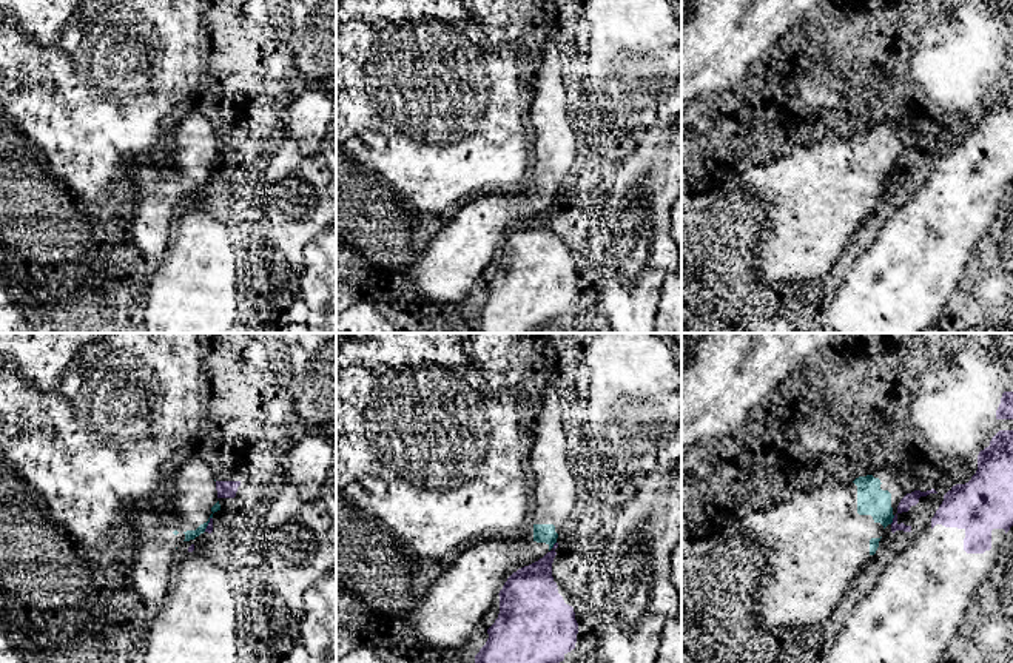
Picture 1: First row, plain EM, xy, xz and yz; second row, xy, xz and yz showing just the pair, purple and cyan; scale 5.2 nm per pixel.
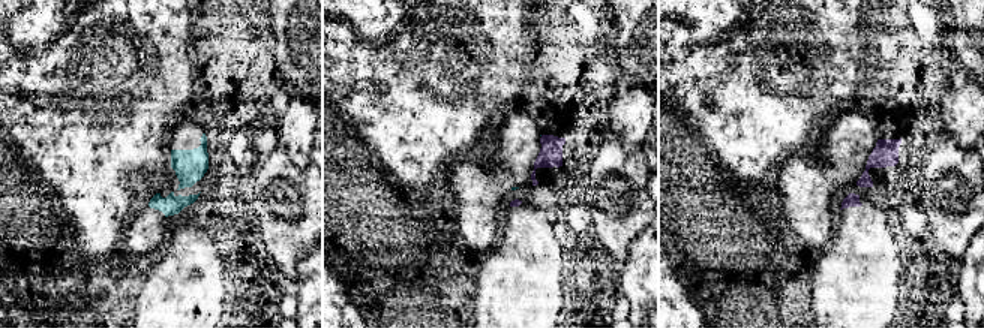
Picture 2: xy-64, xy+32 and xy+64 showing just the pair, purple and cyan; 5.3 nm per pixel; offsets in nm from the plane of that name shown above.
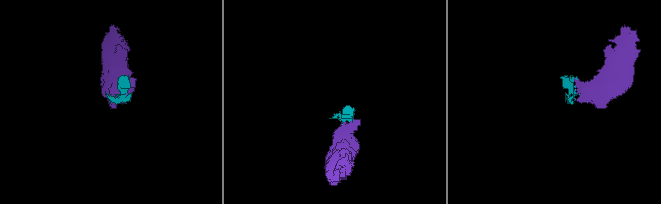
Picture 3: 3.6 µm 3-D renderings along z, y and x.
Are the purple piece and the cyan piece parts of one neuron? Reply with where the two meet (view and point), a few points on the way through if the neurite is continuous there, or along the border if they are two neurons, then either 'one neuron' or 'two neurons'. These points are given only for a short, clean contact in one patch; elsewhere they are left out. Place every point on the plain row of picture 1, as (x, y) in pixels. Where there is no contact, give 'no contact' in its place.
contact yz (893, 175); border yz (895, 170), (890, 178); two neurons

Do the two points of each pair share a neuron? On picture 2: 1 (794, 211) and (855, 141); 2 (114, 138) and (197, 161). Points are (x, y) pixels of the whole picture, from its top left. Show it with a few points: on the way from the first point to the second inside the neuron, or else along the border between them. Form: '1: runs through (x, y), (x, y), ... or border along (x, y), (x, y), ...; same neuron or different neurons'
1: runs through (809, 193), (840, 159); same neuron
2: border along (183, 120), (170, 143), (170, 175), (162, 187); different neurons

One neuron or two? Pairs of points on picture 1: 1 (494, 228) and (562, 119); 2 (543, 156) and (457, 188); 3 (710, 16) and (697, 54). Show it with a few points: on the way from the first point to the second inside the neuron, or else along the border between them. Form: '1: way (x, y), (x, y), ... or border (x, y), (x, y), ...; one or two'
1: way (525, 204), (540, 195), (554, 150); one
2: border (529, 113), (534, 148); two
3: border (697, 36), (702, 42); two

